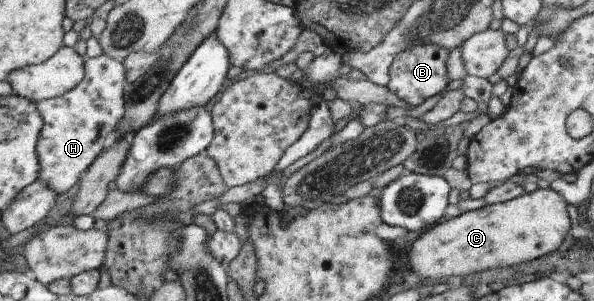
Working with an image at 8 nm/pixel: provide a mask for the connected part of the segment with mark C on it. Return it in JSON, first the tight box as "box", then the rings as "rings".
{"box":[408,189,571,283],"rings":[[[540,189],[534,192],[524,193],[521,197],[503,202],[494,203],[481,209],[466,211],[465,213],[453,213],[444,222],[432,226],[427,233],[421,234],[412,243],[412,250],[408,252],[408,260],[411,270],[420,281],[429,283],[429,279],[446,278],[504,266],[516,266],[522,262],[536,260],[544,254],[550,254],[558,250],[564,238],[571,229],[570,218],[566,211],[567,202],[555,190]]]}

